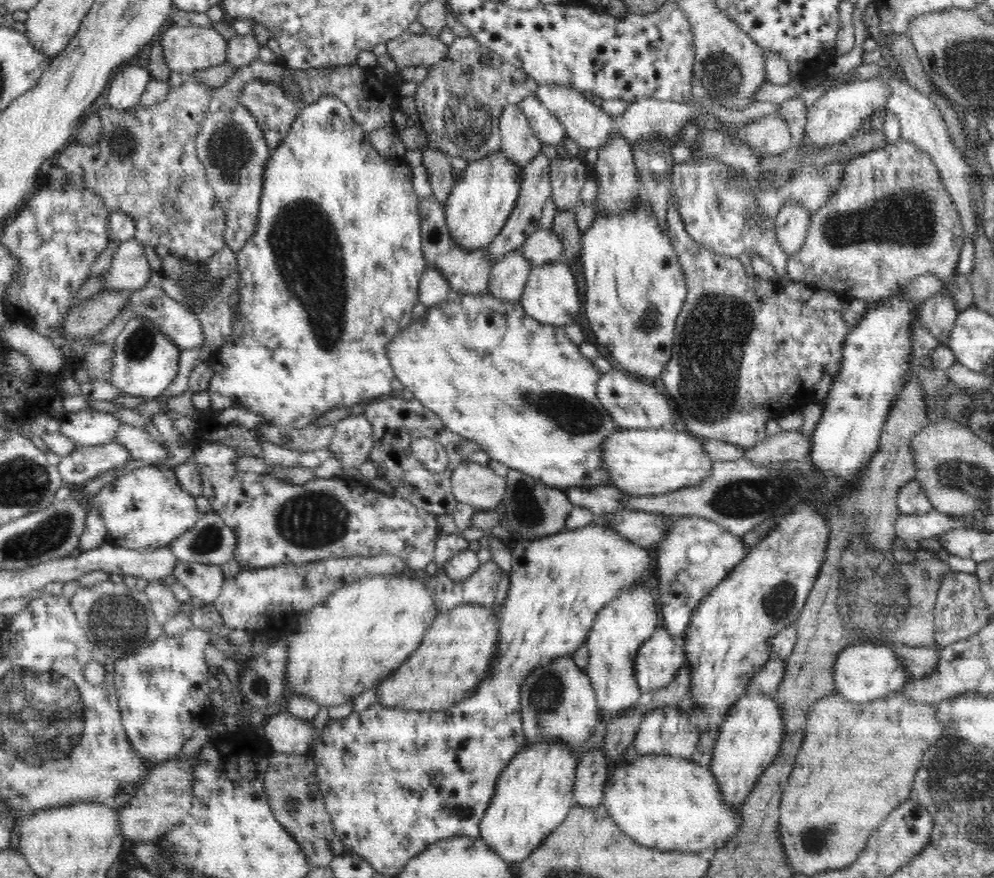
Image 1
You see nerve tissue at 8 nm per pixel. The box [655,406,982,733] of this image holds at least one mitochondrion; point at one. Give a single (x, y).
(870, 596)

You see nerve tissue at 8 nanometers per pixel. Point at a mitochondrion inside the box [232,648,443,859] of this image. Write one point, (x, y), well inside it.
(259, 687)

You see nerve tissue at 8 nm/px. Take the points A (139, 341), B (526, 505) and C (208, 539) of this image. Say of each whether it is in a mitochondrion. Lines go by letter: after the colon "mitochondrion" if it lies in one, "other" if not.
A: mitochondrion
B: mitochondrion
C: mitochondrion

